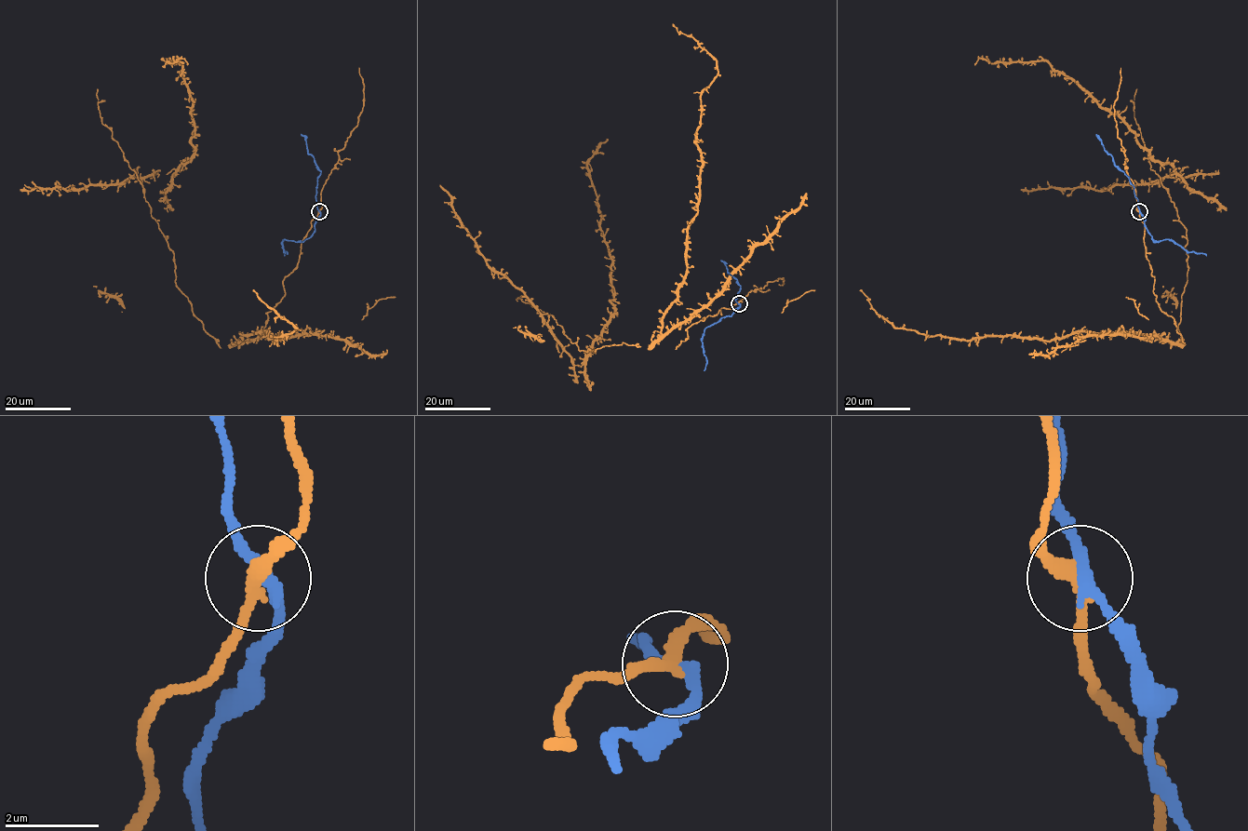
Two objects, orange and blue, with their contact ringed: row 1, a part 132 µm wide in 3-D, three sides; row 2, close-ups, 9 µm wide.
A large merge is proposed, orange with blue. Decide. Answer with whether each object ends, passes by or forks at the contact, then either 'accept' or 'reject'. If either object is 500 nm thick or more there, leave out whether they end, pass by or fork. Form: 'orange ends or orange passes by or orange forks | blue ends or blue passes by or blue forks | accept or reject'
orange passes by | blue passes by | reject

